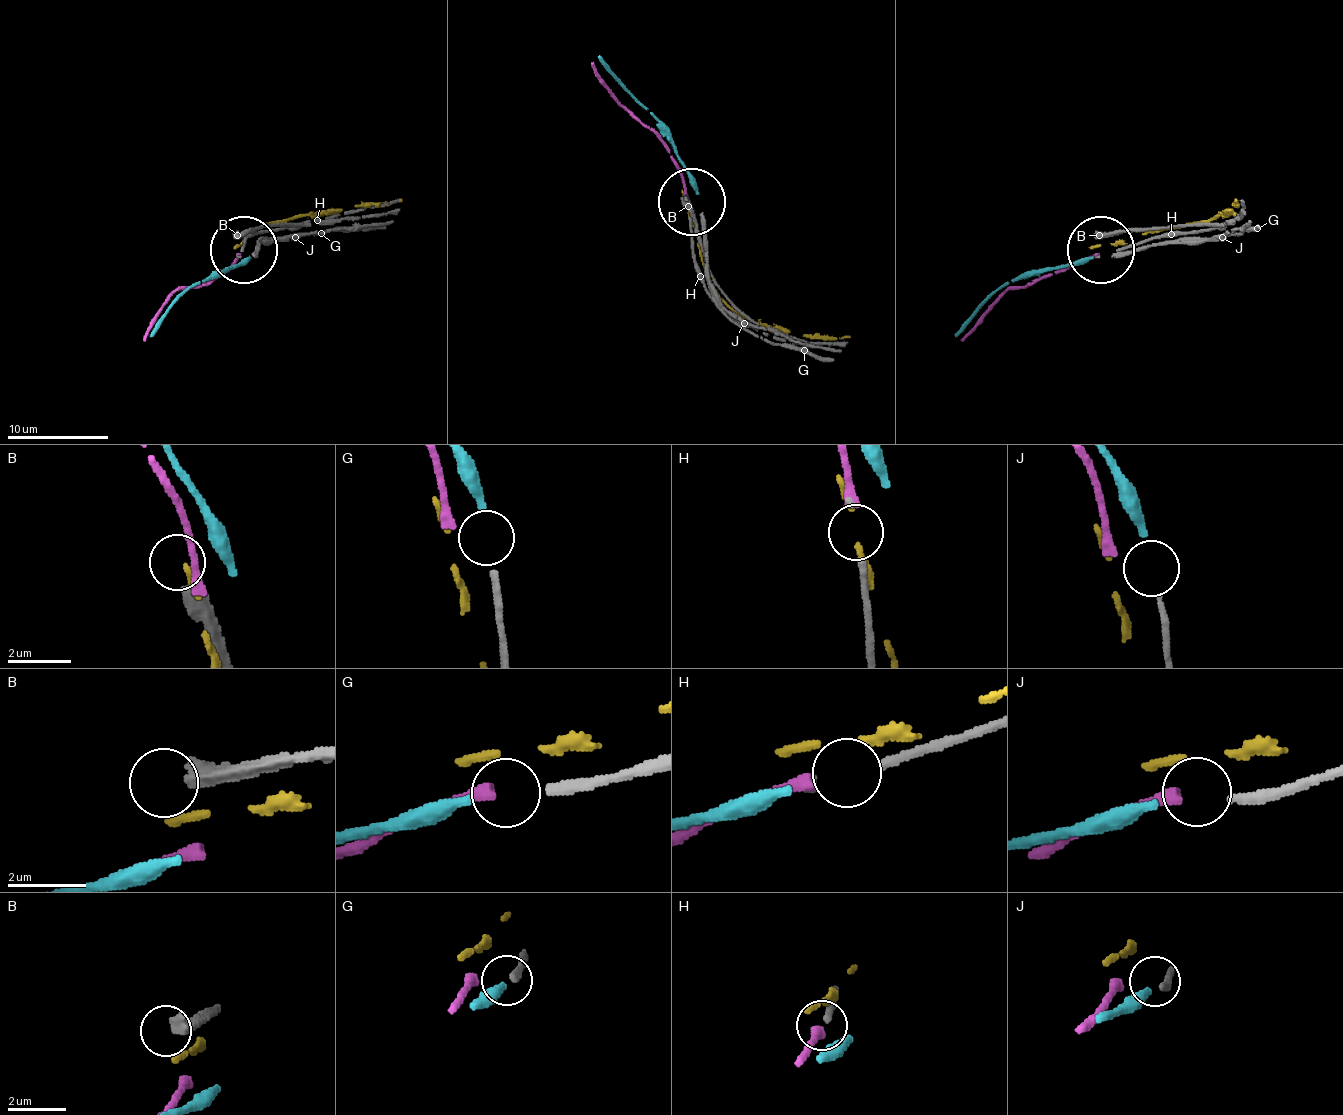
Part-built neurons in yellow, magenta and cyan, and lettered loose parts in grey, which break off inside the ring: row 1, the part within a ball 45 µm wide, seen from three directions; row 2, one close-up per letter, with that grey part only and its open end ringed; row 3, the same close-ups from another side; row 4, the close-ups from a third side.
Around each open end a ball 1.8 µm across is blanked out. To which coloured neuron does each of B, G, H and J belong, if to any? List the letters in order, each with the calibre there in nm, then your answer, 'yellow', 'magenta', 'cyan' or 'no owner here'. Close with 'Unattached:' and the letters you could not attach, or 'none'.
B: 550 nm thick; no owner here
G: 240 nm thick; cyan
H: 120 nm thick; magenta
J: 200 nm thick; no owner here
Unattached: B, J

